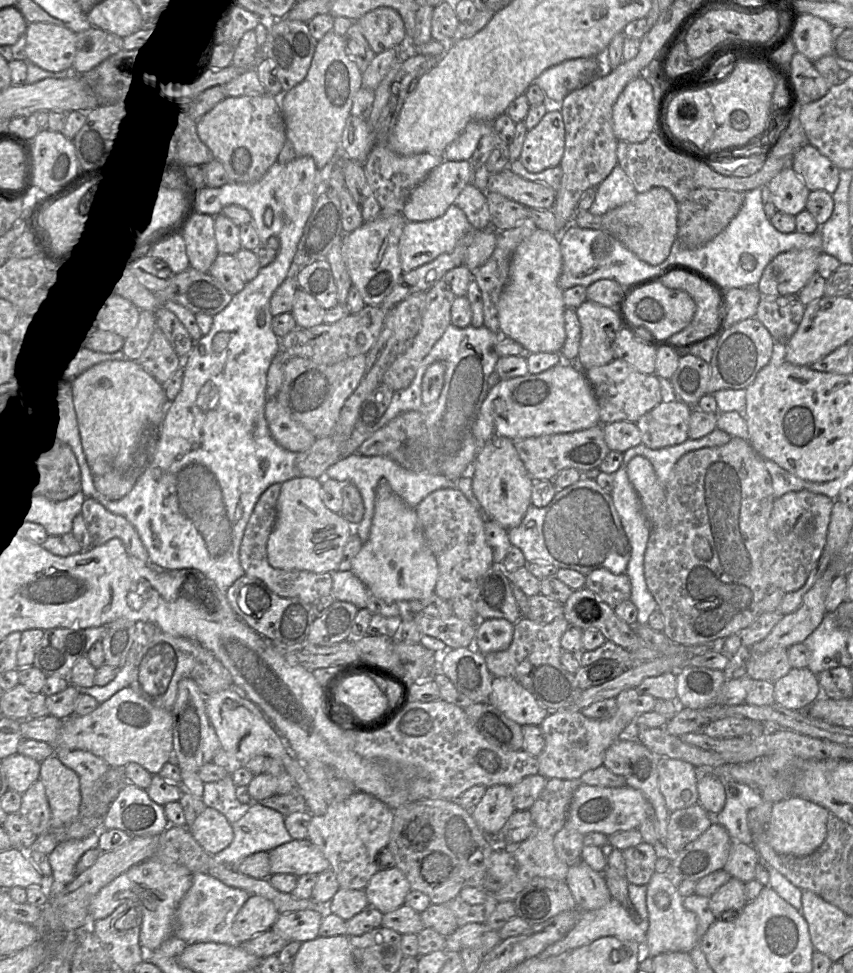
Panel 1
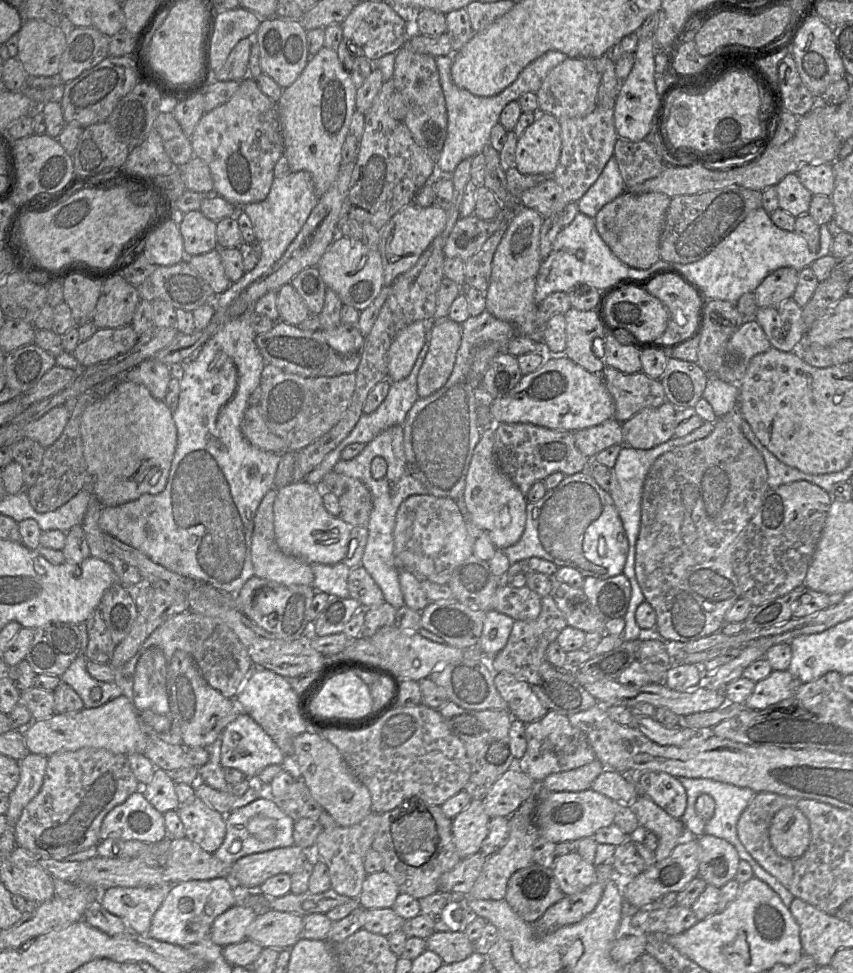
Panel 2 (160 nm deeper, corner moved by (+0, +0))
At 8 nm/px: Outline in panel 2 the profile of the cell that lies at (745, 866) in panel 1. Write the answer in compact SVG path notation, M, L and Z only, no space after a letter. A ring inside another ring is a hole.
M701 835L698 840L698 877L707 885L721 888L737 872L740 857L732 844L711 835Z

